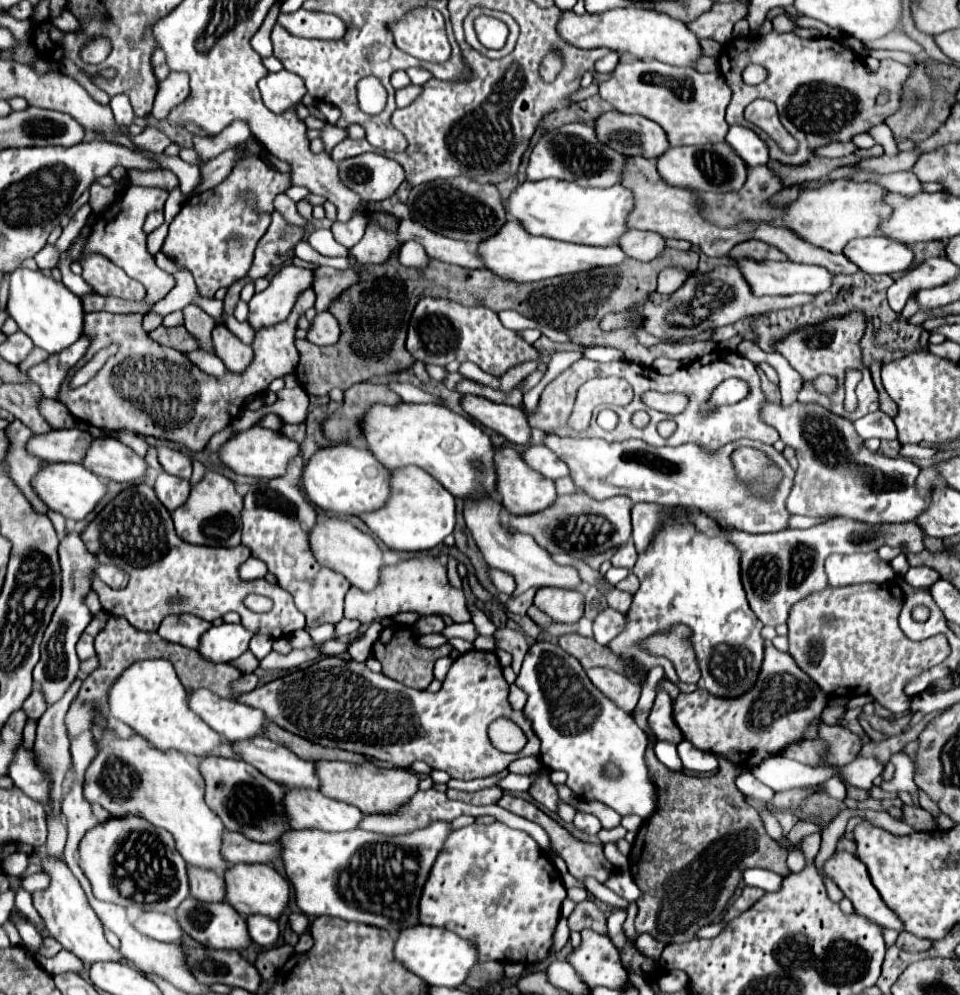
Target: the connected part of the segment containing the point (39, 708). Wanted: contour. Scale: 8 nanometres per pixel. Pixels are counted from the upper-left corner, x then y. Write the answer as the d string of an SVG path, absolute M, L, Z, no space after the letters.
M34 688L32 690L32 694L26 698L26 702L24 702L24 712L26 712L26 716L28 718L40 718L42 714L44 714L44 710L46 710L46 702L44 702L44 694L40 694L40 688Z

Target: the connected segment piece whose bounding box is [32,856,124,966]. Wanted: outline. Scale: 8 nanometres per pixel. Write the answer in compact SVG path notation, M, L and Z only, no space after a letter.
M46 856L42 858L42 866L44 866L44 872L50 874L52 884L42 892L34 892L32 894L32 904L38 910L40 918L44 920L50 936L54 936L66 950L76 954L86 966L92 966L94 962L108 962L108 960L110 962L114 962L114 960L124 962L122 954L106 942L104 932L102 932L102 924L100 924L98 916L94 914L92 906L88 904L86 894L80 888L78 880L68 870L68 866L60 860L46 858Z

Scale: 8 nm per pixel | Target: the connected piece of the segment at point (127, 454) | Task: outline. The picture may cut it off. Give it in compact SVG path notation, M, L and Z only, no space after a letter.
M112 436L94 438L82 464L100 478L114 482L140 482L148 470L142 456Z

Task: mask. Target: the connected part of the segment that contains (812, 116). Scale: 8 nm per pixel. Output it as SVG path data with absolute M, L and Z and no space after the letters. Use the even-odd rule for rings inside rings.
M772 30L766 36L734 38L724 44L720 56L720 70L726 78L726 84L732 90L732 100L726 110L726 122L729 125L740 124L753 129L768 146L770 158L782 164L798 166L808 162L814 156L814 150L826 146L830 142L848 142L856 134L870 132L872 126L882 124L888 116L900 110L904 82L910 78L910 68L896 60L882 60L878 70L870 70L860 56L842 48L832 38L814 38L802 40L796 34L778 34ZM748 64L760 64L768 70L768 78L756 86L748 86L742 80L742 72ZM888 88L890 100L884 106L876 106L876 90ZM768 98L778 106L780 122L784 128L798 138L798 154L786 156L780 148L770 140L767 133L760 130L748 120L744 120L744 108L756 100Z

